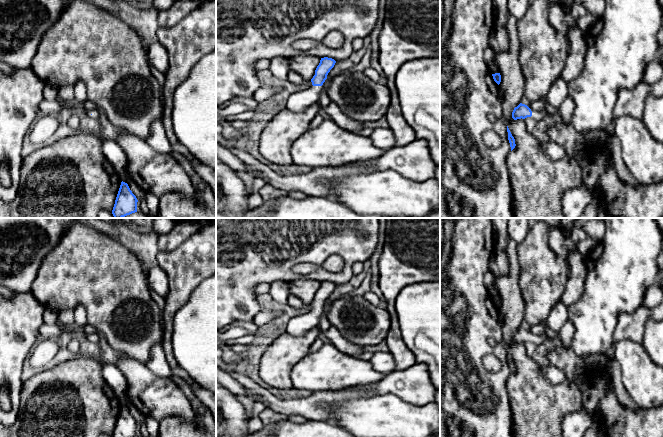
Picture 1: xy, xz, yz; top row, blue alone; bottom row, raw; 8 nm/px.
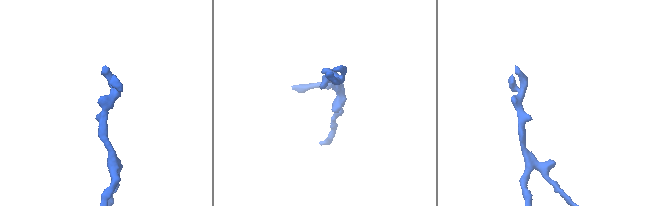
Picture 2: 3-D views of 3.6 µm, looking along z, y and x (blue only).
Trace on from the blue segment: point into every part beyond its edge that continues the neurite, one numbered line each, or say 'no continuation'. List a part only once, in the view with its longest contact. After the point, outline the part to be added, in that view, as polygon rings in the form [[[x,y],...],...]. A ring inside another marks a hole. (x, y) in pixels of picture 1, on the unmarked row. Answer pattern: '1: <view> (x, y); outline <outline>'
1: xz (298, 325); outline [[[310,310],[305,314],[296,315],[286,322],[285,333],[292,336],[301,336],[318,326],[321,310]]]

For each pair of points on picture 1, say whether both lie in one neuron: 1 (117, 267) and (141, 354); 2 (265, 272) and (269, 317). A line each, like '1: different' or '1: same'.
1: same
2: different

